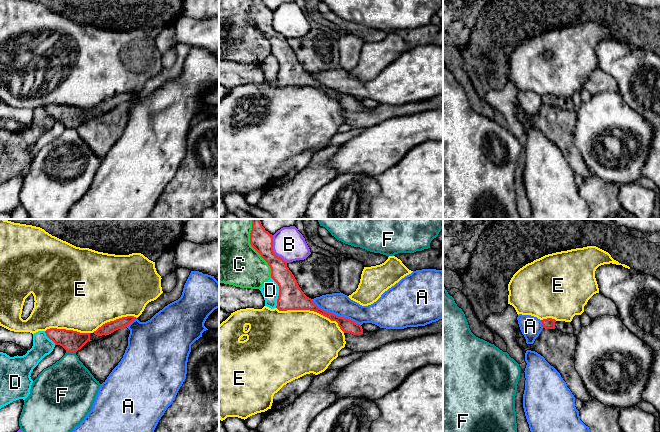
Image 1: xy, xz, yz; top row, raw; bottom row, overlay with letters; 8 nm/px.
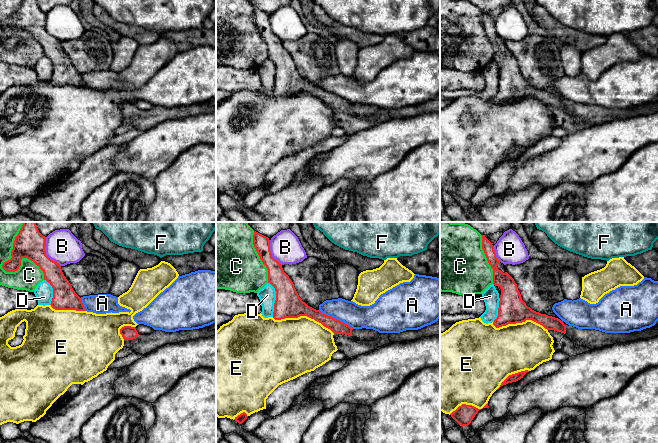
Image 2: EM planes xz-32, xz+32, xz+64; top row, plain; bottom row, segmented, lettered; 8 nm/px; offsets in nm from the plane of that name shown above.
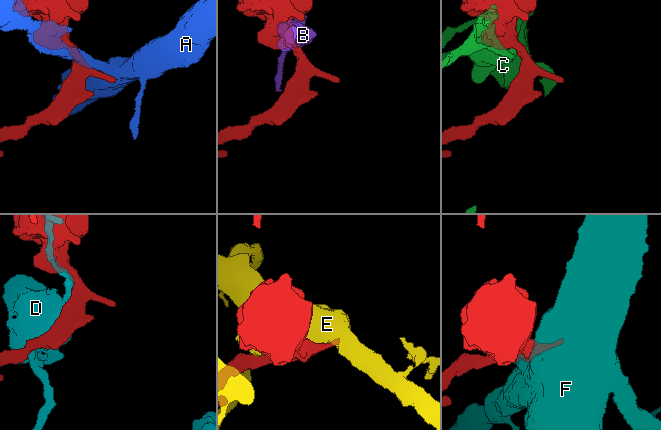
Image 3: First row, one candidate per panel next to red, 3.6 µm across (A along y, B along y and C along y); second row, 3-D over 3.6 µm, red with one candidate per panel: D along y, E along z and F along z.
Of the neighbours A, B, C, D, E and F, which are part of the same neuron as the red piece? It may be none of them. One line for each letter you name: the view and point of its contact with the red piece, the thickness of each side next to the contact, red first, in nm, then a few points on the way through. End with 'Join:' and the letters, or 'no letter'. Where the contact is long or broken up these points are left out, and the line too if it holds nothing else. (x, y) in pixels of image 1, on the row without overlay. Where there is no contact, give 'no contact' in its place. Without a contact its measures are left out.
Join: no letter

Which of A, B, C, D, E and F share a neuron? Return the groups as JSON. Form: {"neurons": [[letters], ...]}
{"neurons": [["A"], ["B"], ["C"], ["D"], ["E"], ["F"]]}

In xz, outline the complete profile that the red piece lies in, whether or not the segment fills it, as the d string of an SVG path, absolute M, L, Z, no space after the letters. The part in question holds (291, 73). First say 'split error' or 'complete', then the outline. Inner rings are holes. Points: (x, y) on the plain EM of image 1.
split error | M252 0L250 9L251 22L261 31L271 44L271 54L279 62L276 84L279 87L310 86L317 88L331 97L336 97L345 111L345 123L353 128L367 128L387 119L432 111L443 108L443 94L425 102L404 105L380 104L375 108L363 108L362 102L354 97L339 93L319 84L299 63L297 56L287 43L287 38L273 27L273 11L262 0Z

